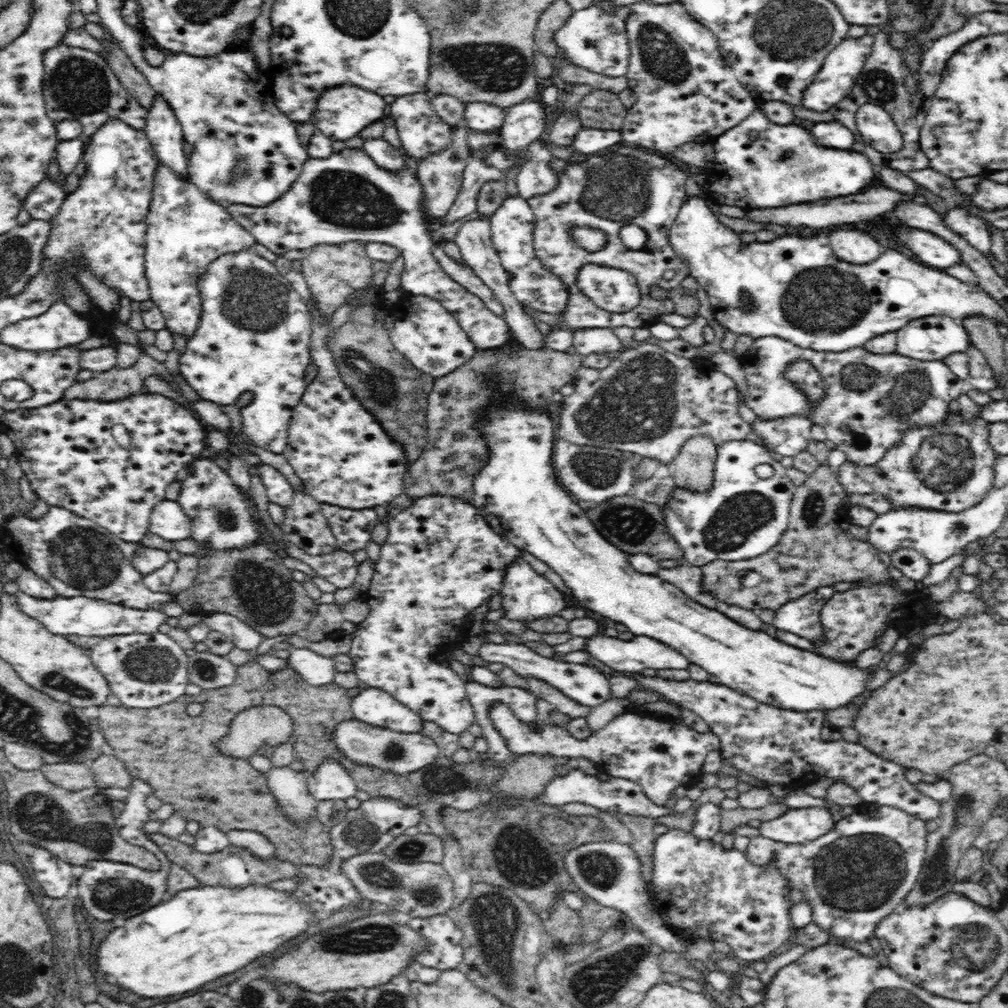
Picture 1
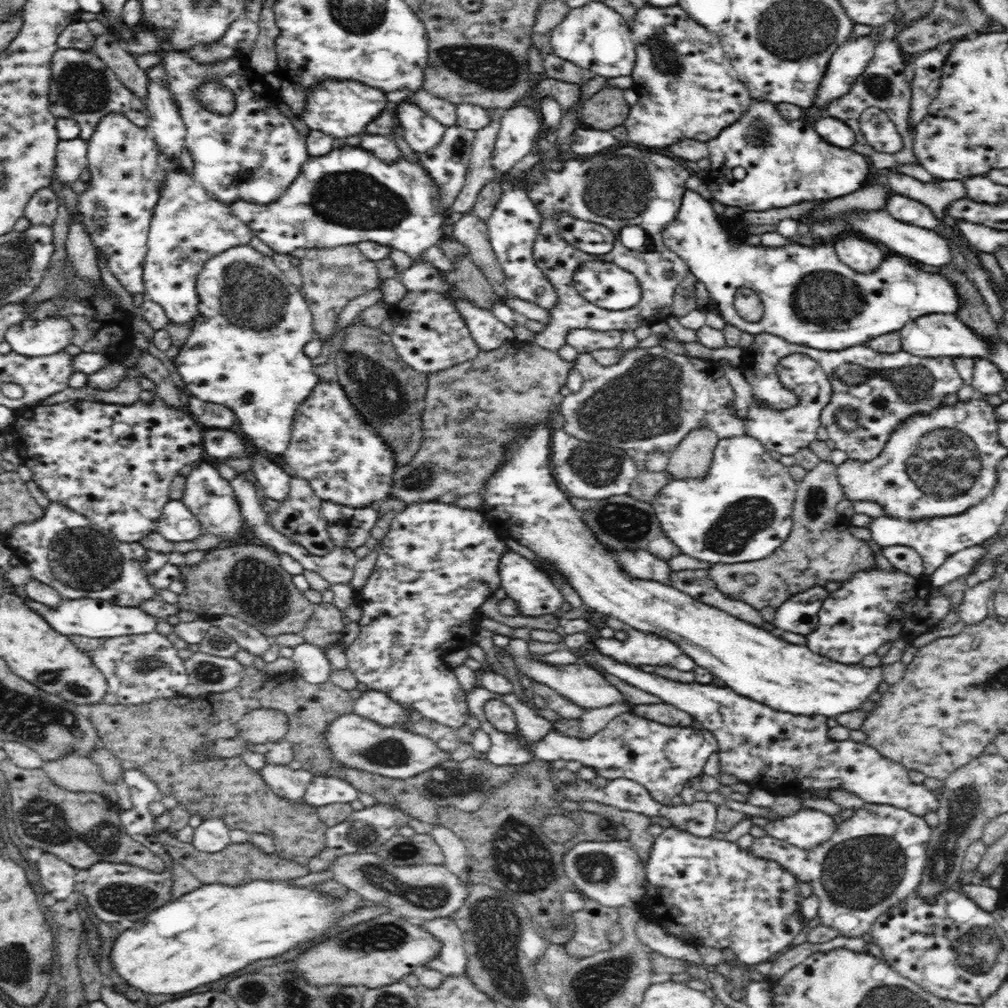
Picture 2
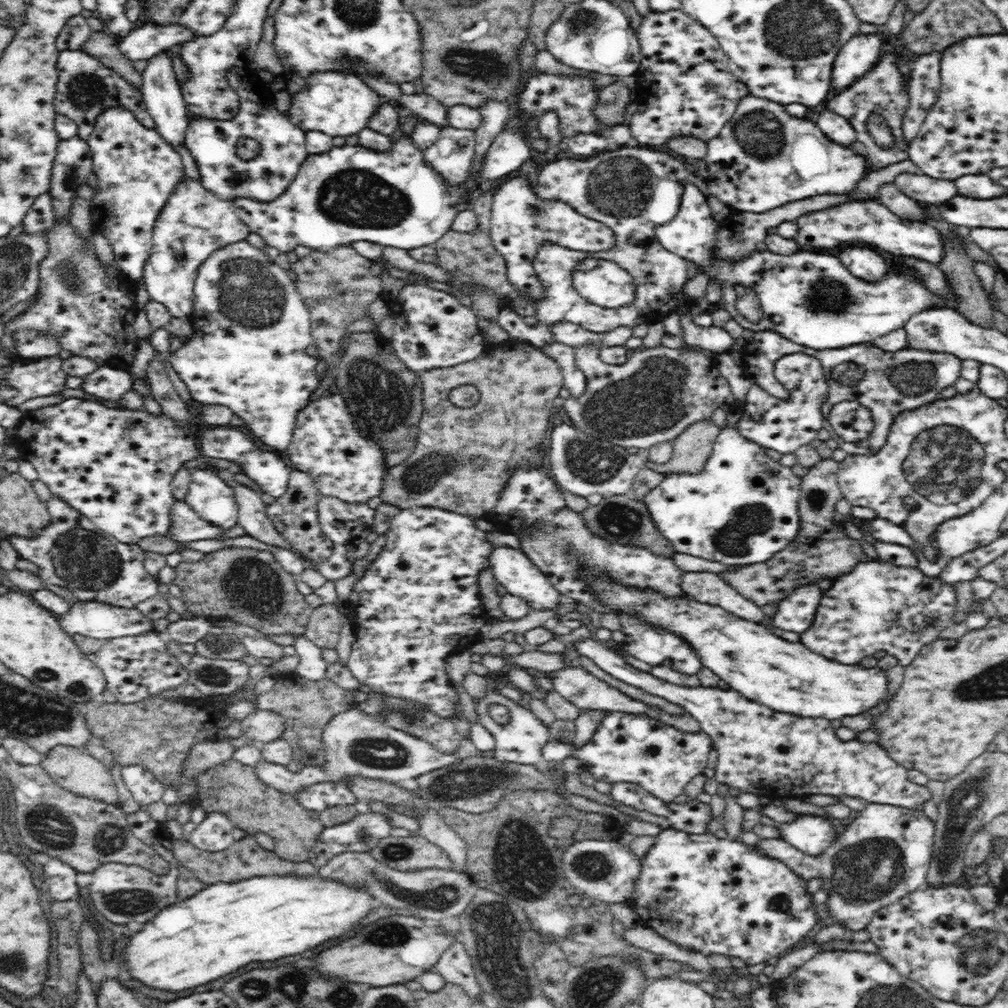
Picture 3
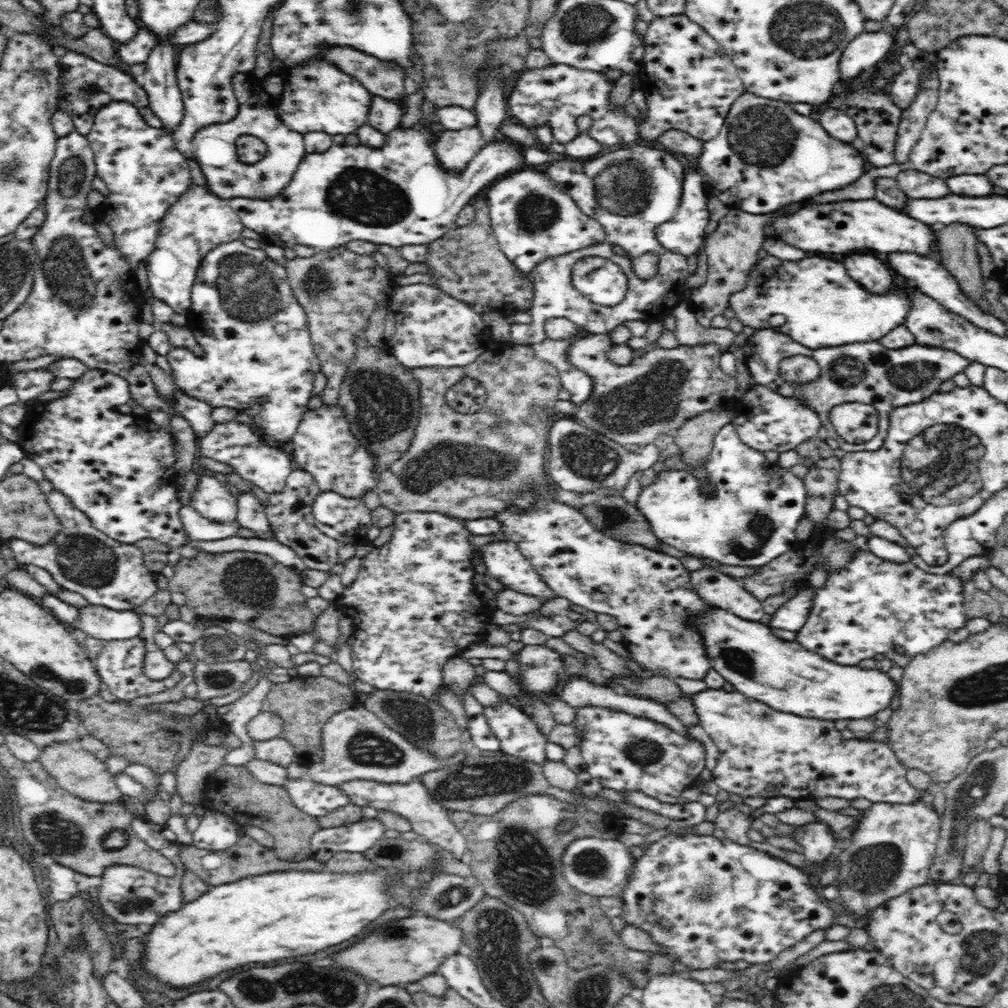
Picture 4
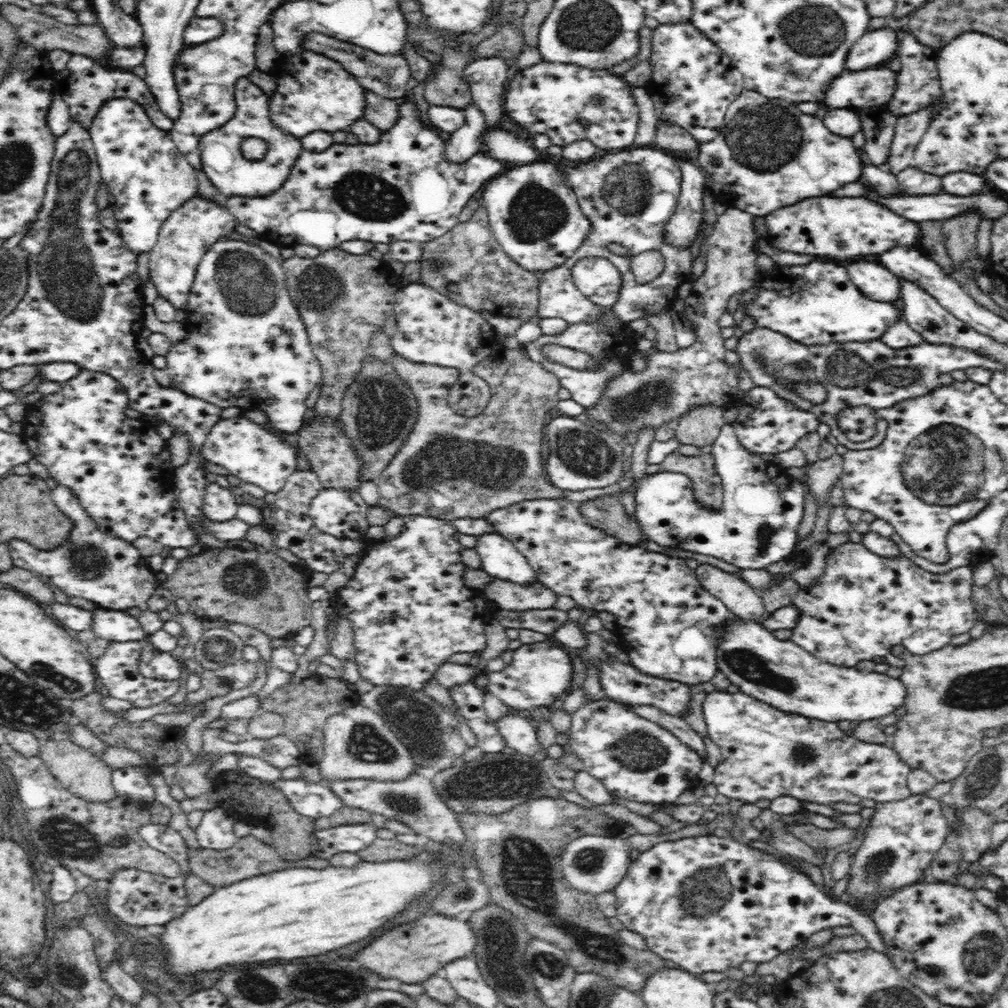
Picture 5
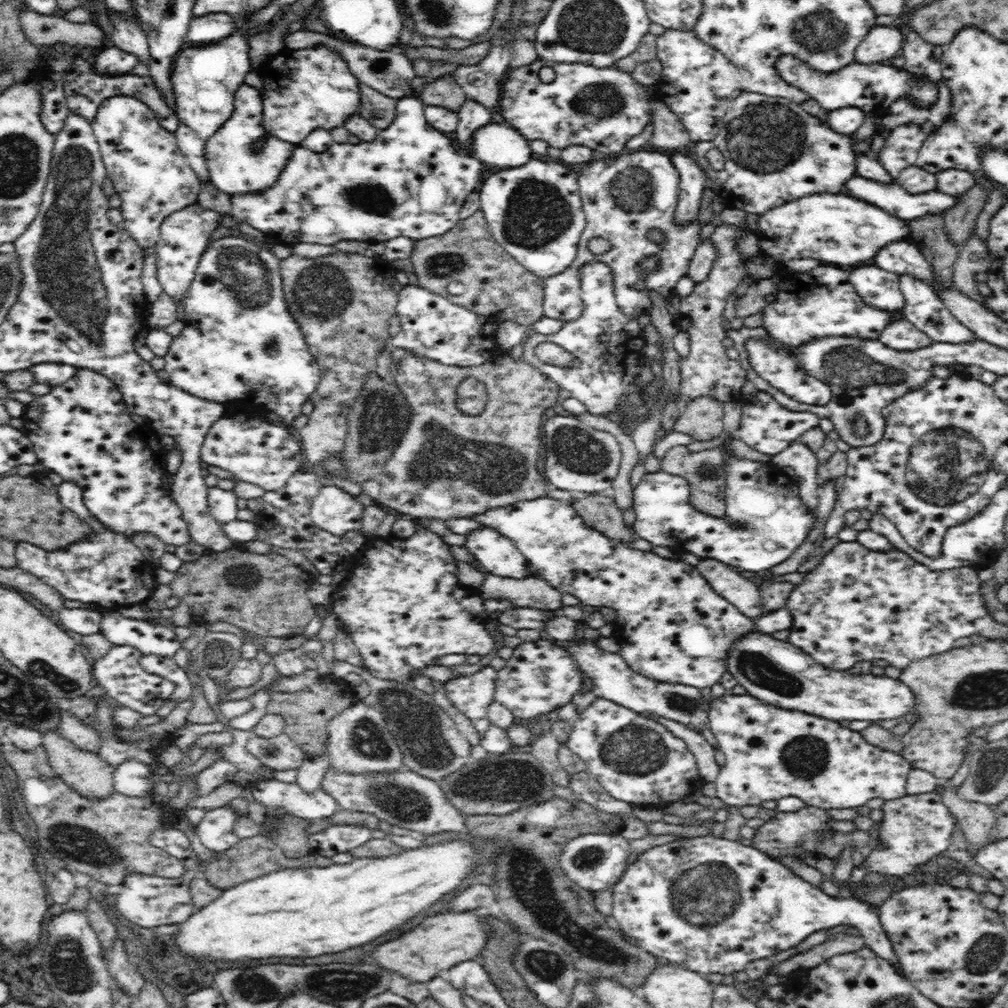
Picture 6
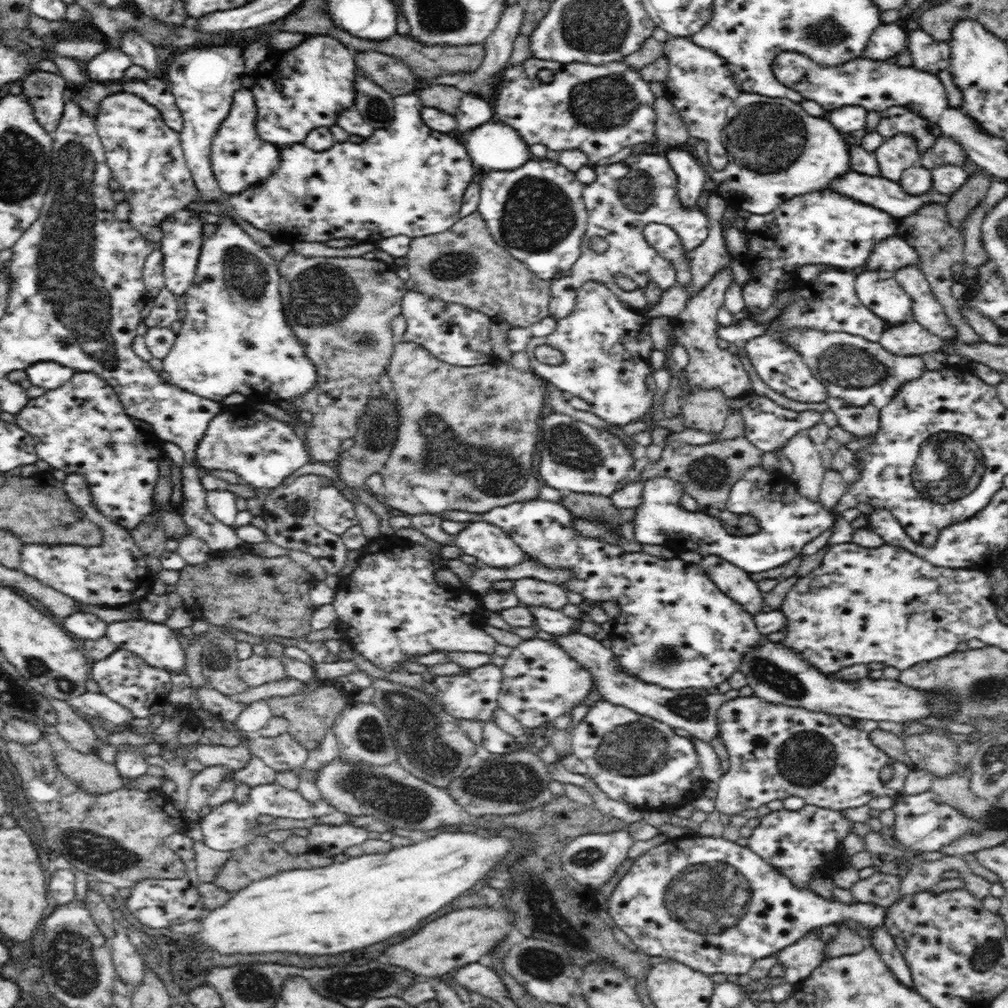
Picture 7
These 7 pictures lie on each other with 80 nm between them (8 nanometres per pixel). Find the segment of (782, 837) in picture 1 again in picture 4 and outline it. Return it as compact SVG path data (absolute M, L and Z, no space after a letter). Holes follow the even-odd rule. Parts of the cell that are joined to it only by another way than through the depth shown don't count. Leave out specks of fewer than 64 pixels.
M816 821L796 826L792 840L800 845L799 852L810 862L822 863L834 850L836 835L831 827Z

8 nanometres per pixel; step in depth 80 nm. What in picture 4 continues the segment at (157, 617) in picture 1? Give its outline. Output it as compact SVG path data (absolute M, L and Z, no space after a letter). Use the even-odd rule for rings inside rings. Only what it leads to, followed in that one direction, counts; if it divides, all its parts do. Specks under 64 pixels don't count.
M88 604L79 608L79 617L73 626L74 629L82 629L92 638L100 640L126 640L139 637L142 632L142 620L133 610L115 611L108 607Z

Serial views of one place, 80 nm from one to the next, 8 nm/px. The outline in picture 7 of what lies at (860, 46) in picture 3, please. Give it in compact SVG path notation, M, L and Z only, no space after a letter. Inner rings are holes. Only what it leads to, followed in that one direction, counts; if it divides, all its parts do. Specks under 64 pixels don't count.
M896 23L881 24L872 32L864 50L862 58L882 60L897 56L907 48L907 32Z

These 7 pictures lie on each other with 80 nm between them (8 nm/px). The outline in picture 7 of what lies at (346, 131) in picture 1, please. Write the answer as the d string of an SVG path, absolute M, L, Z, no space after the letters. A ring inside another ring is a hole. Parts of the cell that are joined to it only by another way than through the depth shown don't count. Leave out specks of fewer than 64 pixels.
M310 34L302 44L286 51L275 50L256 72L252 74L254 86L250 88L256 101L256 131L262 140L274 145L290 145L302 143L314 128L329 128L336 124L338 114L354 106L354 78L356 78L355 60L352 50L342 41L325 34Z

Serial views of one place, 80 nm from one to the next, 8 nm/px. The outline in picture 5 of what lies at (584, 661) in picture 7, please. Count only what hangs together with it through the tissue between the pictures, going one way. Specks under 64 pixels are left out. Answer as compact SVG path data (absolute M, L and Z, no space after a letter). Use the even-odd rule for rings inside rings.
M611 656L601 661L599 668L601 671L602 689L606 693L606 698L626 705L626 707L656 706L656 708L660 708L660 711L665 714L672 714L673 716L683 718L688 711L686 706L688 706L690 696L695 693L686 684L644 675L632 665L623 664L617 659L612 659Z

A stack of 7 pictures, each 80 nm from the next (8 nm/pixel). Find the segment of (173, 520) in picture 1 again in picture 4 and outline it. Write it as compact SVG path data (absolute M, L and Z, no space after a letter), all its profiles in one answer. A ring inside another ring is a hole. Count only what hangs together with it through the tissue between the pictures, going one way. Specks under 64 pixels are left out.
M181 505L179 517L183 529L189 540L220 540L236 535L238 528L242 527L236 520L228 523L217 523L204 518L194 507Z

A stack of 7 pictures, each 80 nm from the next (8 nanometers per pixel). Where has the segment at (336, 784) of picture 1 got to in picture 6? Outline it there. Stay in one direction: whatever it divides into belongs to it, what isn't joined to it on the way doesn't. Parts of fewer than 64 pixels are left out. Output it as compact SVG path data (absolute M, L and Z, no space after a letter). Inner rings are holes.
M276 778L263 779L256 782L251 791L254 799L263 804L269 813L277 810L310 822L328 818L340 809L336 800L322 788L307 794L297 782L290 784Z

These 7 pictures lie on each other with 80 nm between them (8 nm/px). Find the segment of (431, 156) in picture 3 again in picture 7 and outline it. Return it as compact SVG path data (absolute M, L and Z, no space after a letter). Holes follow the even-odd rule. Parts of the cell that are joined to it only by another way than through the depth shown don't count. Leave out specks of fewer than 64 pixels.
M464 94L455 117L455 134L460 137L481 124L494 121L492 101L475 94Z

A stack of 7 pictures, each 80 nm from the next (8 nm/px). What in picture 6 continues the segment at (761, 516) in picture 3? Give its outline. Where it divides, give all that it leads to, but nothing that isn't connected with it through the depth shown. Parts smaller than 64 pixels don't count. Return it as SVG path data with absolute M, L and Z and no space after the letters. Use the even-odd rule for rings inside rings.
M726 452L725 458L725 473L726 473L726 488L725 488L725 515L724 516L710 516L704 512L696 510L689 500L690 487L688 481L684 480L684 477L678 475L671 475L662 470L656 473L646 473L641 482L633 488L633 511L635 512L635 521L632 524L636 538L644 538L651 542L653 546L668 546L677 552L691 552L701 559L716 559L728 566L736 567L741 570L748 570L755 573L765 573L777 564L783 563L784 560L788 559L791 554L794 554L796 548L798 548L808 536L811 528L814 527L815 513L809 512L804 504L804 501L800 498L799 488L795 478L788 476L781 467L778 467L771 461L761 462L752 461L748 459L742 459L736 457L733 452Z

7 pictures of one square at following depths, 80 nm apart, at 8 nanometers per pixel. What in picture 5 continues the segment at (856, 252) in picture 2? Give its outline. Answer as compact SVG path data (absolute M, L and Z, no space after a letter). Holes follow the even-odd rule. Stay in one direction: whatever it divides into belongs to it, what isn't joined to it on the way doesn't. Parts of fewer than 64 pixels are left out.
M862 259L860 262L852 261L852 264L845 264L848 266L847 271L850 280L864 295L877 302L888 302L889 304L897 304L900 298L901 283L900 278L894 273L890 272L884 265L880 265L874 259Z

